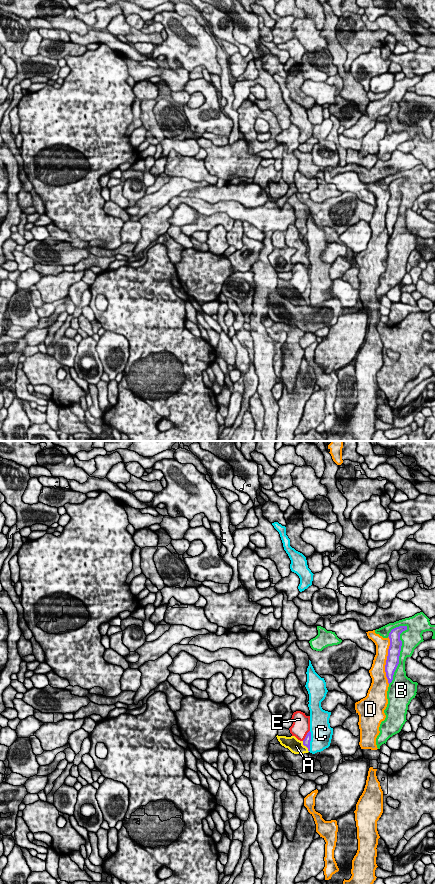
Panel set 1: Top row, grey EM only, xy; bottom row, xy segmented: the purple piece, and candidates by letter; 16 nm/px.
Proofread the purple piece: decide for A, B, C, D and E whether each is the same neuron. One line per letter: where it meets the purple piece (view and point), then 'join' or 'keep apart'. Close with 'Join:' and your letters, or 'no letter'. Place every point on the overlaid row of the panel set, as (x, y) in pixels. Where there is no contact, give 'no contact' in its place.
A: contact xy (305, 745); join
B: contact xy (399, 655); keep apart
C: contact xy (310, 740); keep apart
D: contact xy (386, 660); keep apart
E: contact xy (306, 735); keep apart
Join: A

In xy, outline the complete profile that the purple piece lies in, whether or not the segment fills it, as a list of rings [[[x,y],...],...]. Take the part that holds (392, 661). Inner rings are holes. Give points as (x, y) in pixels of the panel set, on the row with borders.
[[[407,626],[396,627],[391,630],[388,636],[390,639],[390,646],[388,649],[385,672],[389,684],[392,682],[394,672],[399,664],[399,656],[402,646],[402,641],[400,640],[400,634],[405,630],[407,630]]]

